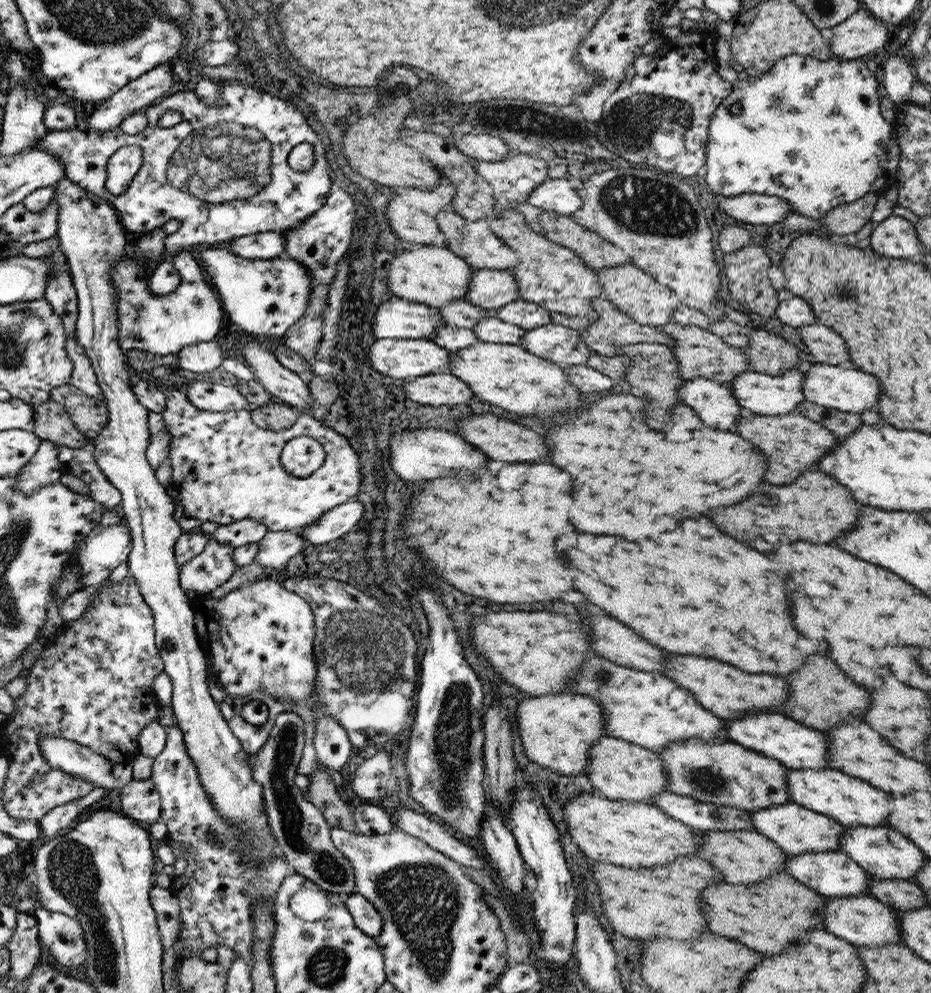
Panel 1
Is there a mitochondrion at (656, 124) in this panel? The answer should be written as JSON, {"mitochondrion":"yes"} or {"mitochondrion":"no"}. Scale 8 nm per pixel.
{"mitochondrion":"yes"}

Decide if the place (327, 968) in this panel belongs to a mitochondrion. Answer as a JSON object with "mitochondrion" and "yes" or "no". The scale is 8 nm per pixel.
{"mitochondrion":"yes"}

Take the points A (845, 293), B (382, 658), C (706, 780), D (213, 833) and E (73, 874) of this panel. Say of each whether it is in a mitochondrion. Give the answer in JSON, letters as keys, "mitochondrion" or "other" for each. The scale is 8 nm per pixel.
{"A":"mitochondrion","B":"mitochondrion","C":"mitochondrion","D":"mitochondrion","E":"mitochondrion"}

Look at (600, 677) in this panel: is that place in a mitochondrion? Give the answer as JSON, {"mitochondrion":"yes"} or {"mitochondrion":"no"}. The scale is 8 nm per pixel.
{"mitochondrion":"yes"}

